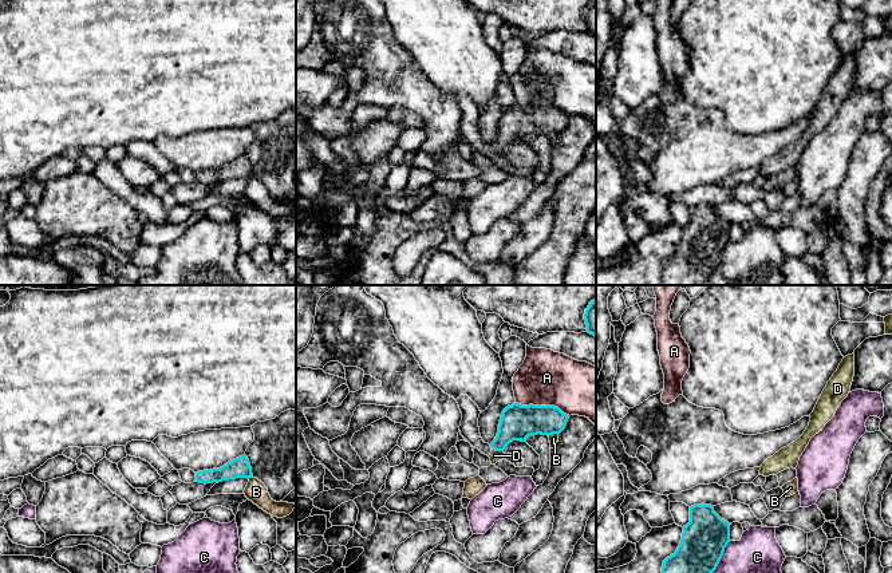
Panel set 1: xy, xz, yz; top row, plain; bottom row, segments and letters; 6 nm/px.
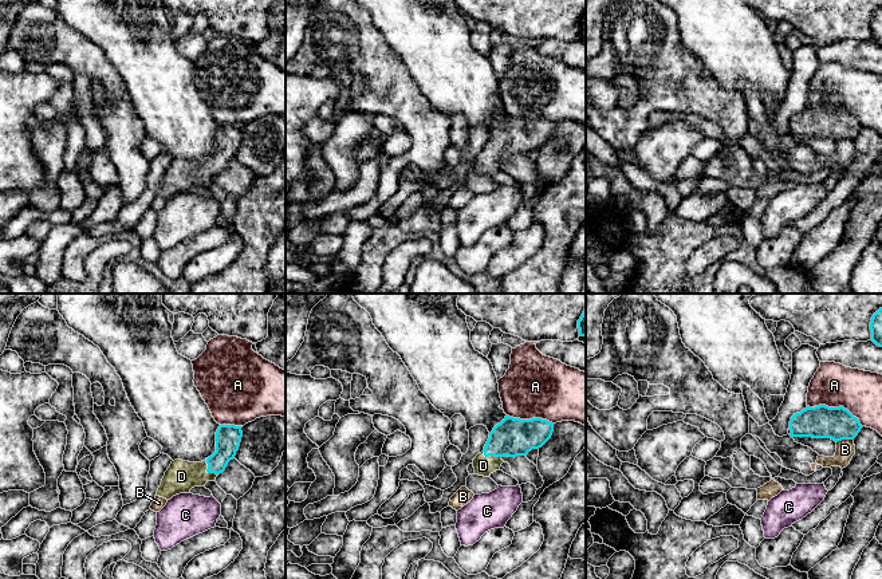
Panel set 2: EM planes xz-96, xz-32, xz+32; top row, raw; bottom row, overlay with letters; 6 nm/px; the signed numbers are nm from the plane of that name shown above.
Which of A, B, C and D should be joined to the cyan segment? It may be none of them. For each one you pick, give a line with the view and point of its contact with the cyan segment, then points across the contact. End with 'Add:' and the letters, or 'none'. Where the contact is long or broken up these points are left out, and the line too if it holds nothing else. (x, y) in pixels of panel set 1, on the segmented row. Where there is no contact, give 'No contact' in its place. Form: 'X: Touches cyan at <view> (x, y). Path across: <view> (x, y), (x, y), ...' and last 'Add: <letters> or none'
D: Touches cyan at xz (497, 450). Path across: xz (517, 422), (506, 433), (497, 450), (494, 455)
Add: D

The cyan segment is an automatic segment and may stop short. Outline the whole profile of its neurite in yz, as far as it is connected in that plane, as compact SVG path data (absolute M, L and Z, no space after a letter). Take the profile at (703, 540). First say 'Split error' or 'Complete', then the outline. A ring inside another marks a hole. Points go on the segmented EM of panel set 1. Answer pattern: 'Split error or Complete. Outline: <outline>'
Complete. Outline: M711 505L691 506L680 544L663 561L662 573L713 573L730 542L730 525Z

